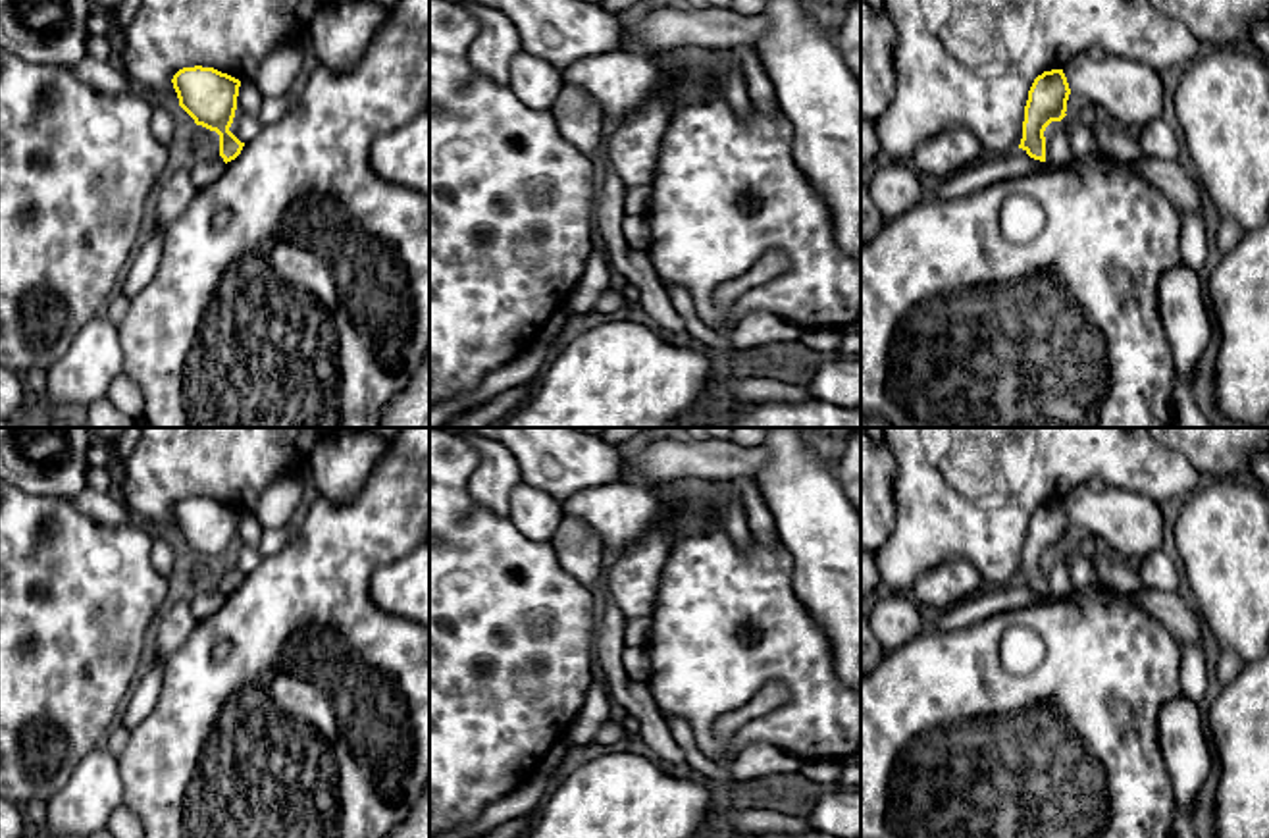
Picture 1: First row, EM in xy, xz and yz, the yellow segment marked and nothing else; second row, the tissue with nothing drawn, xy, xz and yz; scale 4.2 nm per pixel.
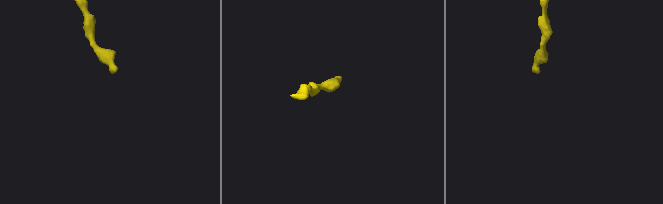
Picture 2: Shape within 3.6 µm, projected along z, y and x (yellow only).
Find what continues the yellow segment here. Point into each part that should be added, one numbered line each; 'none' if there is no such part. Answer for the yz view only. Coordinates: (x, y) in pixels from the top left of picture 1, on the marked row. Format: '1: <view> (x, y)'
none

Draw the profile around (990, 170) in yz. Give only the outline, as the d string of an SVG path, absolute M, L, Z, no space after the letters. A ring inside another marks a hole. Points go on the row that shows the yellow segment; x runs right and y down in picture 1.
M1015 148L1003 156L984 156L972 168L938 183L938 196L955 200L976 193L997 181L1030 175L1044 170L1046 162L1034 160L1023 148Z

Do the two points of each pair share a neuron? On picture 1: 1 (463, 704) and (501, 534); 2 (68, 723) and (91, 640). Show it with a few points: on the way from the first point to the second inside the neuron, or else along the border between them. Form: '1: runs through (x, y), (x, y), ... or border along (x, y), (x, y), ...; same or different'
1: runs through (463, 661), (463, 576); same
2: runs through (68, 702), (70, 661); same

